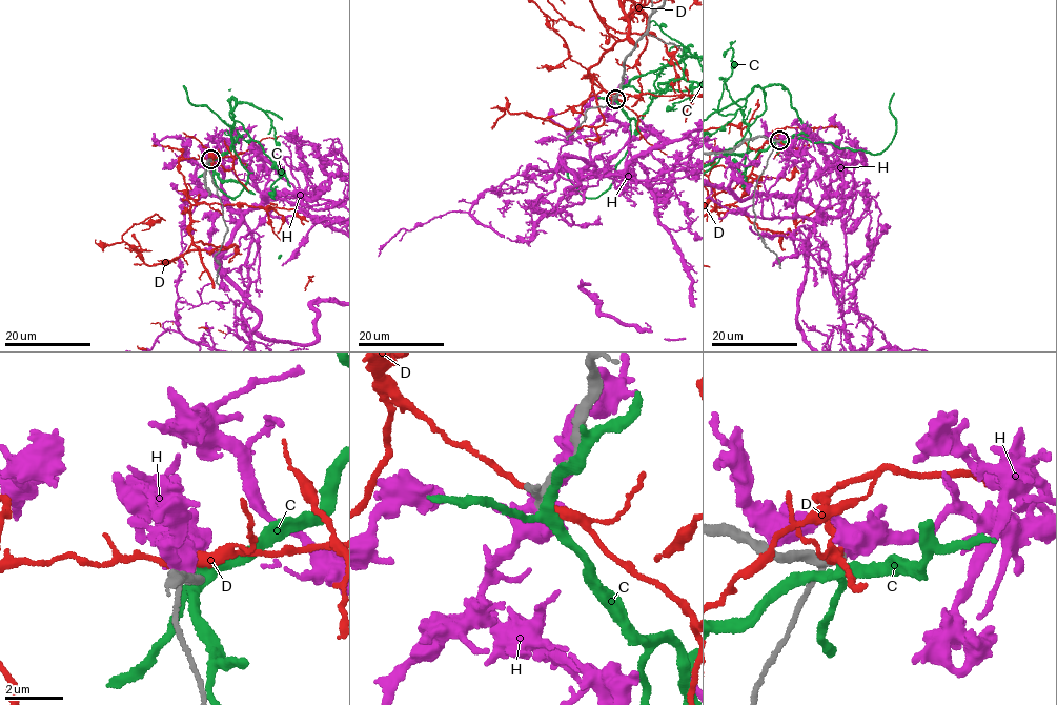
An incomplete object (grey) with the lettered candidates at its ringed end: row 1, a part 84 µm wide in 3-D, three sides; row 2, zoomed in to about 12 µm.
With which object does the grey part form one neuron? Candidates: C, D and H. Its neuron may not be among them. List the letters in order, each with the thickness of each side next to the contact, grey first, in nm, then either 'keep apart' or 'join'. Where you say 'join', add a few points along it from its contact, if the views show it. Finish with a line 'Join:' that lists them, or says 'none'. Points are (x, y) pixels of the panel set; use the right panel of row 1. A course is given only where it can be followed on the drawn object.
C: calibres 320 and 320 nm; keep apart
D: calibres 320 and 280 nm; keep apart
H: calibres 300 and 420 nm; keep apart
Join: none

